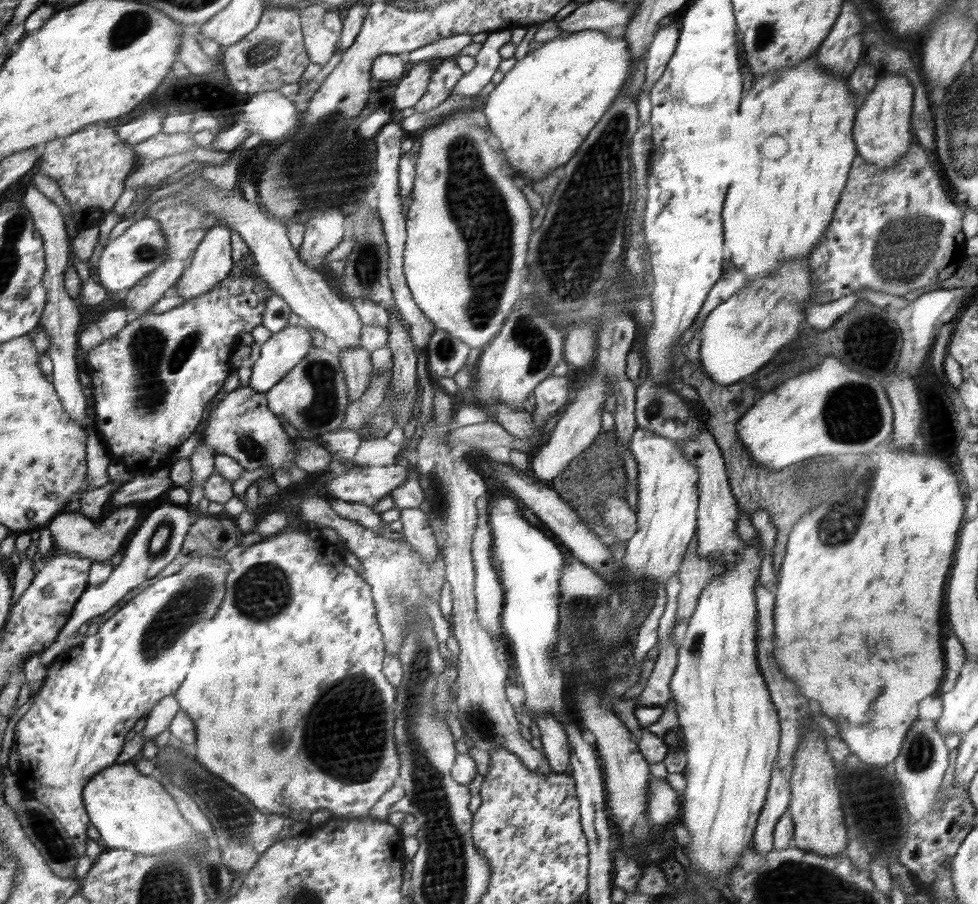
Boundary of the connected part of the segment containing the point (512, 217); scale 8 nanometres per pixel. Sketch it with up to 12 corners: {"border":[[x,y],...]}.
{"border":[[461,108],[416,136],[403,272],[484,350],[532,210]]}

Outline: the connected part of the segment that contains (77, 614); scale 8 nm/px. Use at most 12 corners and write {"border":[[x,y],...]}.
{"border":[[147,508],[114,574],[89,585],[58,642],[47,669],[94,616],[156,578],[183,553],[190,508]]}

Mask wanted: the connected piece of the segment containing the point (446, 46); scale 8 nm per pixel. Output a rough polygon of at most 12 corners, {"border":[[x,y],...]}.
{"border":[[471,34],[440,38],[422,48],[399,55],[412,66],[428,59],[442,60],[458,54]]}

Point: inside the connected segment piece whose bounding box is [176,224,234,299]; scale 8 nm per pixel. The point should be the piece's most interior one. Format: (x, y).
(212, 264)

